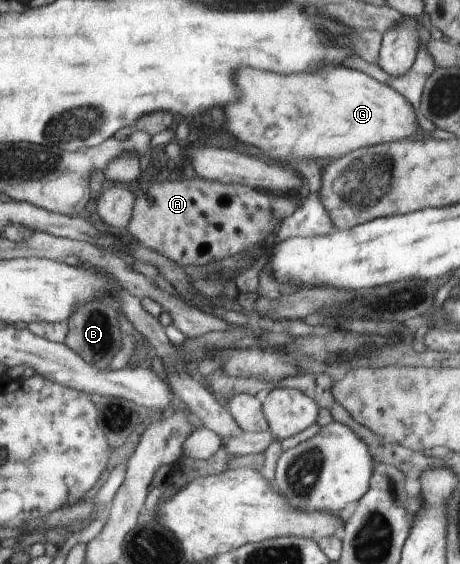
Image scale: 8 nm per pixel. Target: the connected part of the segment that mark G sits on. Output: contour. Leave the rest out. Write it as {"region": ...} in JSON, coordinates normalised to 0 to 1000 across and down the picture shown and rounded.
{"region":[[[704,115],[685,126],[609,131],[513,121],[513,149],[522,149],[522,177],[504,191],[487,191],[487,223],[517,250],[567,266],[593,282],[735,282],[785,261],[859,252],[913,241],[896,184],[839,147],[743,115]]]}

